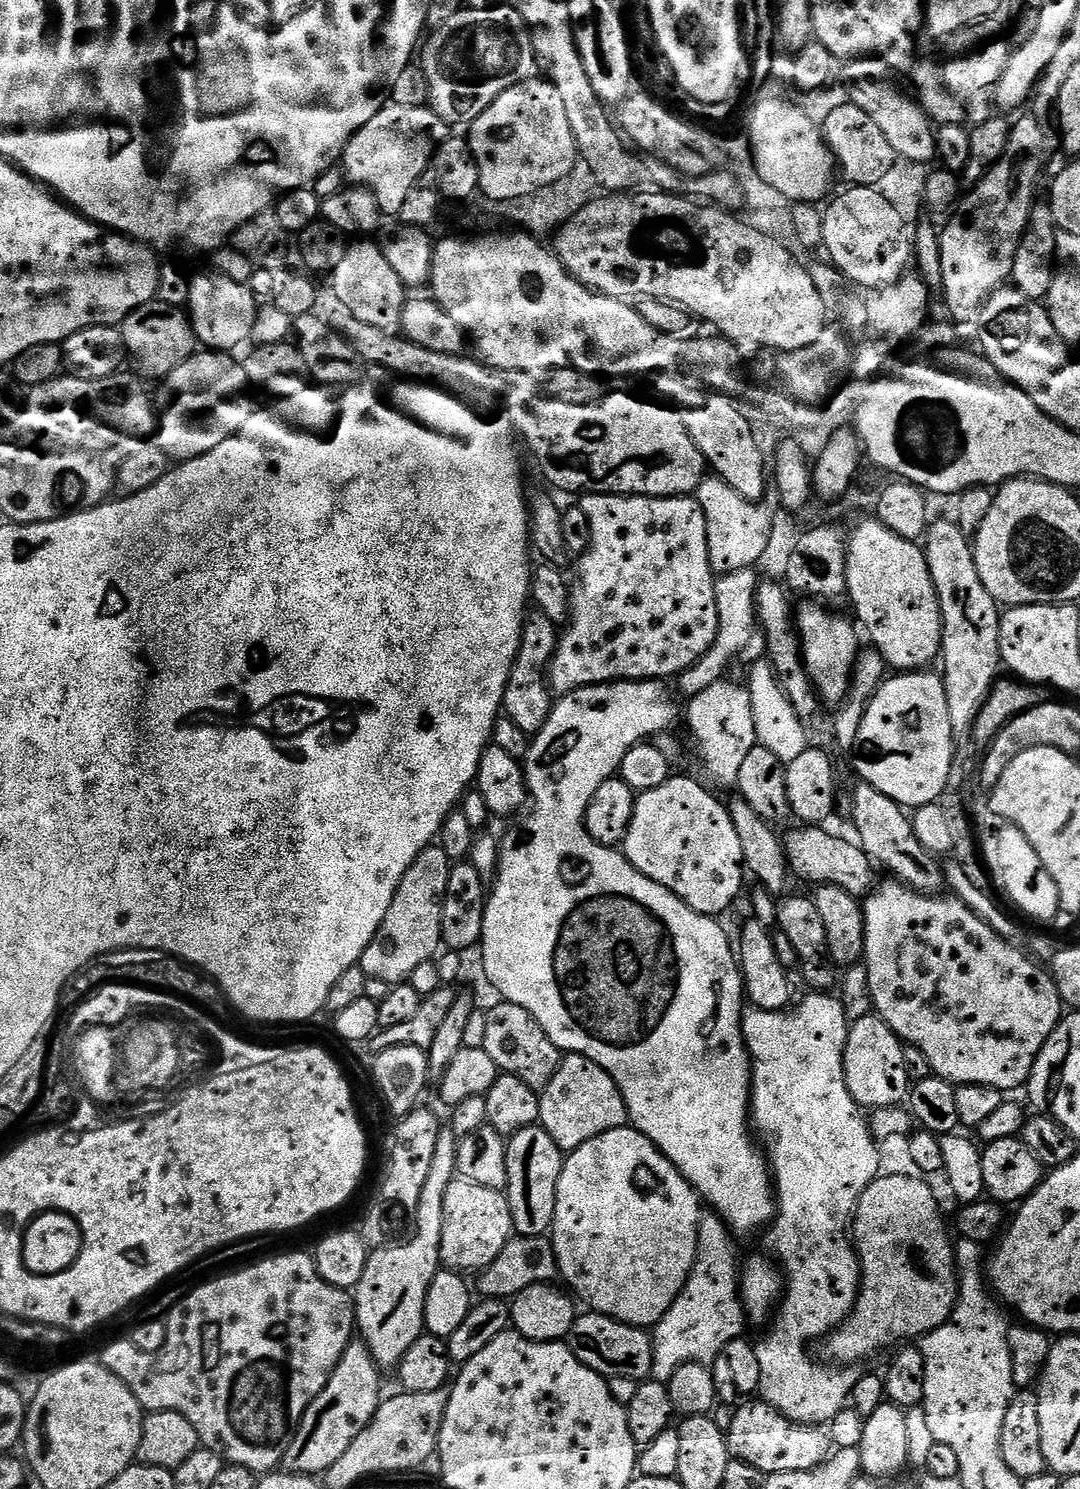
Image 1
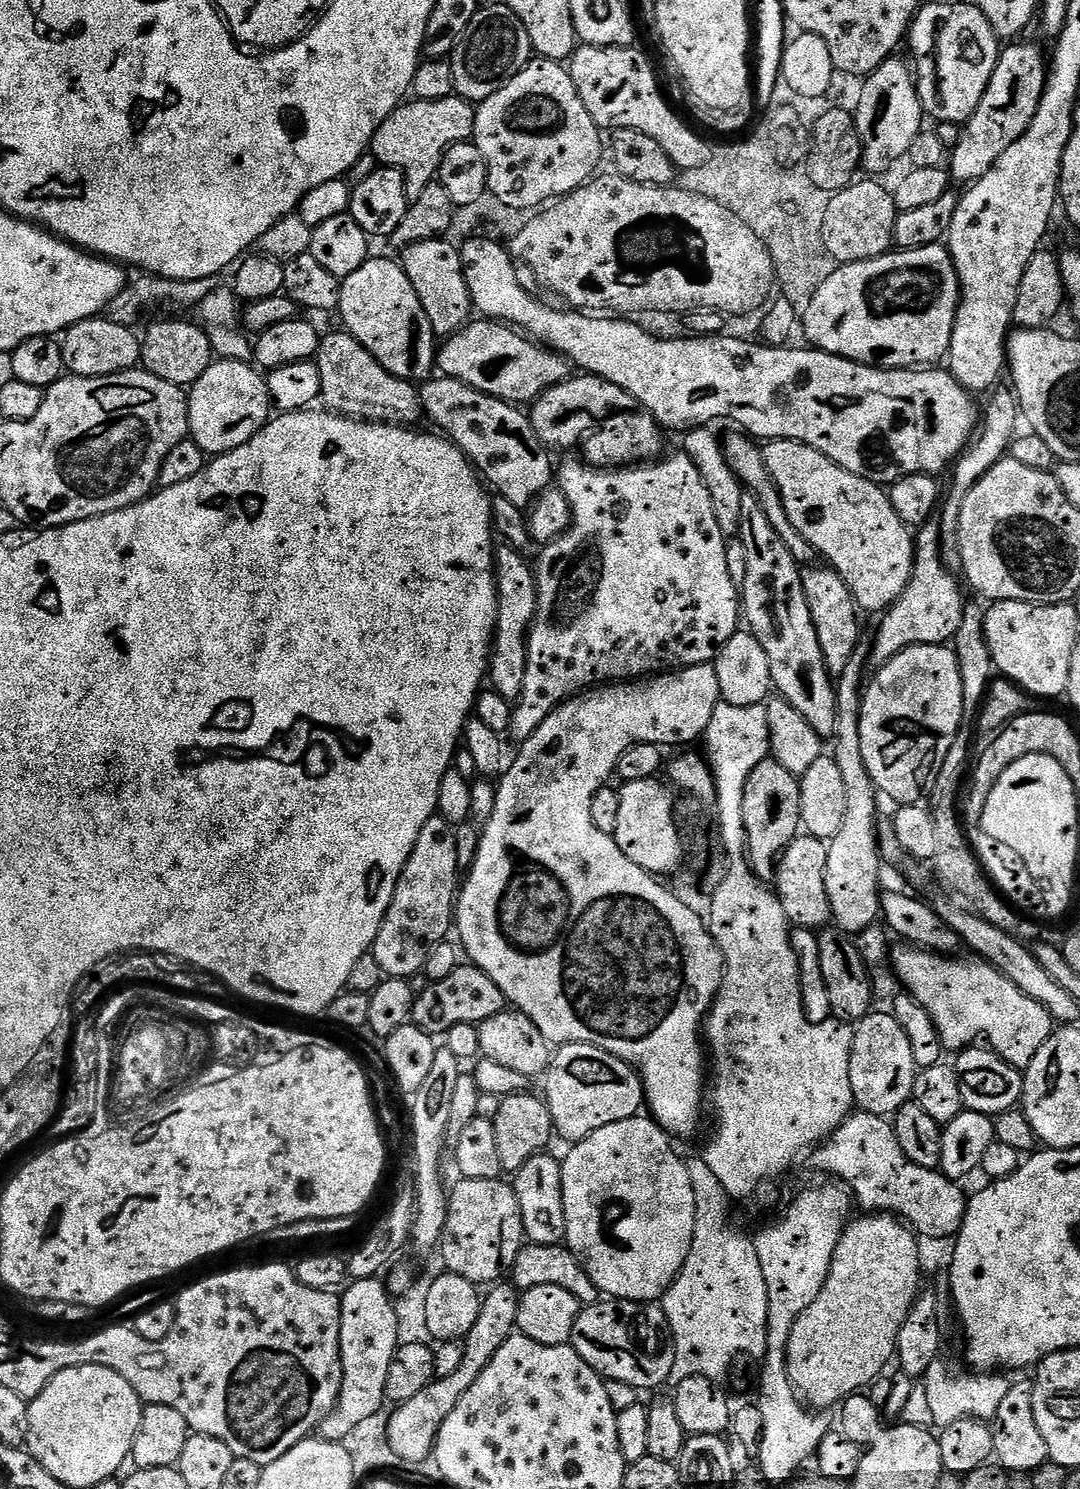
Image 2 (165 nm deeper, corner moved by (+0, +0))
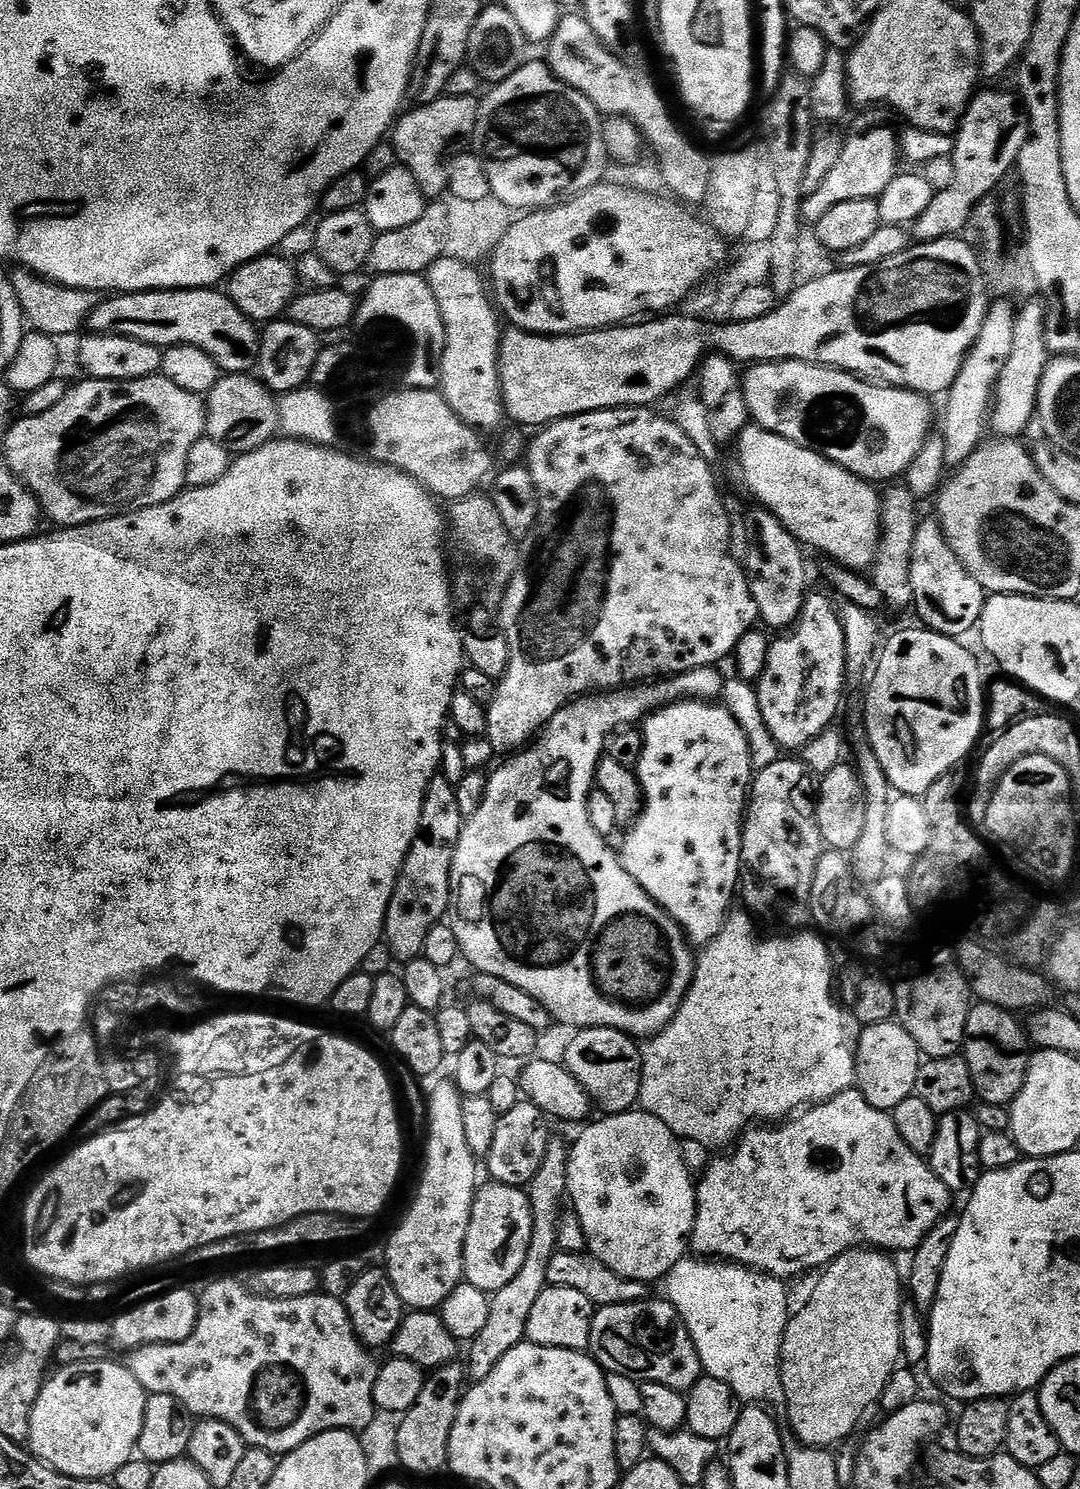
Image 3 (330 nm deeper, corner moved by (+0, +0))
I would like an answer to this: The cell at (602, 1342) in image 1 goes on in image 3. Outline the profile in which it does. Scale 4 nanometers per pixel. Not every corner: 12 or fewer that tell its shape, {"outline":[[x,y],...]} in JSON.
{"outline":[[664,1298],[605,1304],[587,1351],[605,1373],[686,1394],[700,1359]]}

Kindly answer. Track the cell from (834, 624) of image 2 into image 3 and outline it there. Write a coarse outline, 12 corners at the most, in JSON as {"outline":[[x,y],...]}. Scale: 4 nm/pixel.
{"outline":[[815,590],[754,681],[759,723],[802,750],[833,727],[844,631]]}

